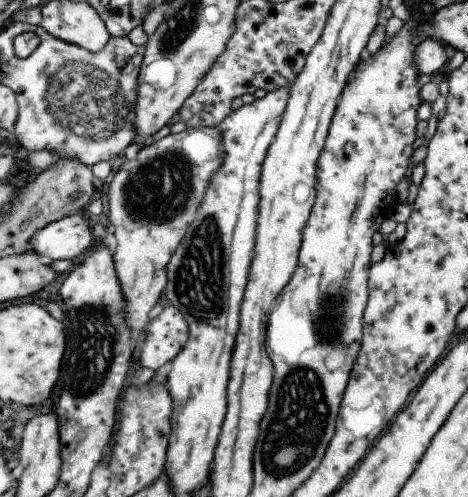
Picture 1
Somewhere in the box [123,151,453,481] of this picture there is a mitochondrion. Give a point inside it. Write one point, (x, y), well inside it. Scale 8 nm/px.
(199, 274)

